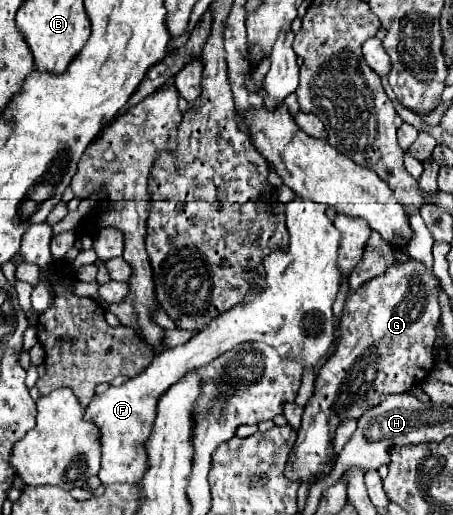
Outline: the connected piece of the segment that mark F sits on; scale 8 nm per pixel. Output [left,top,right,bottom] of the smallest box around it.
[84,197,340,487]

